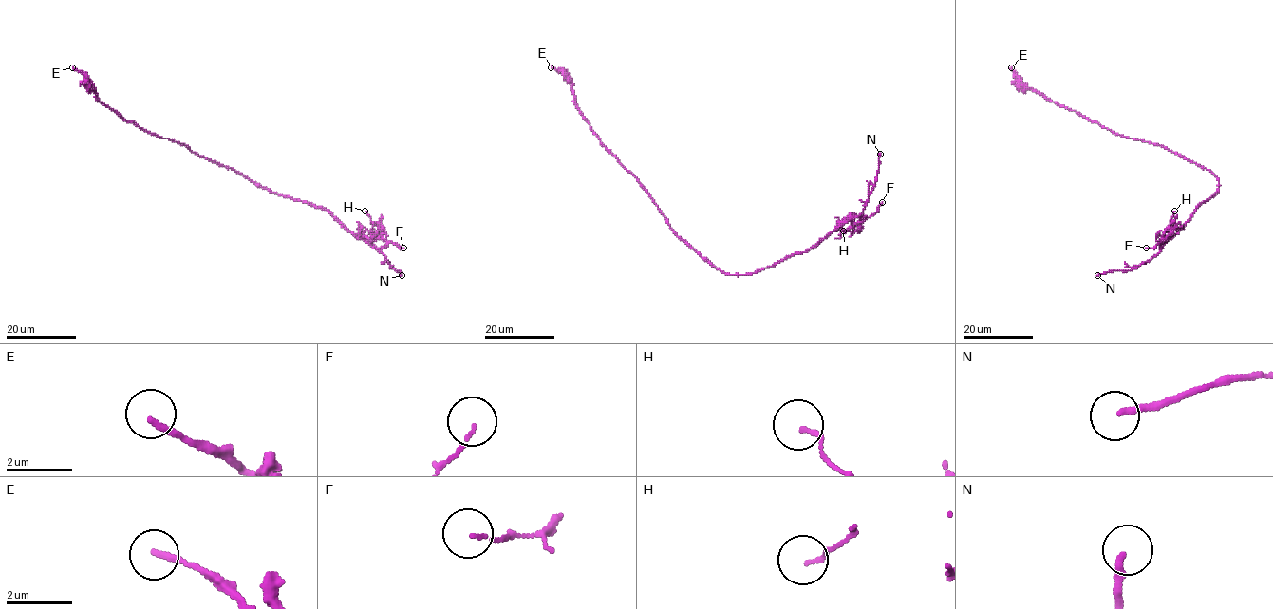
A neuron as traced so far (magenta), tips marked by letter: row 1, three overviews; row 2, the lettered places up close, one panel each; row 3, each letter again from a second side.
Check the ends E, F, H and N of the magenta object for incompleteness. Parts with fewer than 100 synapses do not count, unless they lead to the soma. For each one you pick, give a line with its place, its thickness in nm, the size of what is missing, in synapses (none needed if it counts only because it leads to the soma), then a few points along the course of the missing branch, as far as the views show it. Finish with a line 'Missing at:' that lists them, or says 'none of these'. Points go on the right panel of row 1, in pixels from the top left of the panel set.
N: (1097, 275) | 200 nm
Missing at: N

